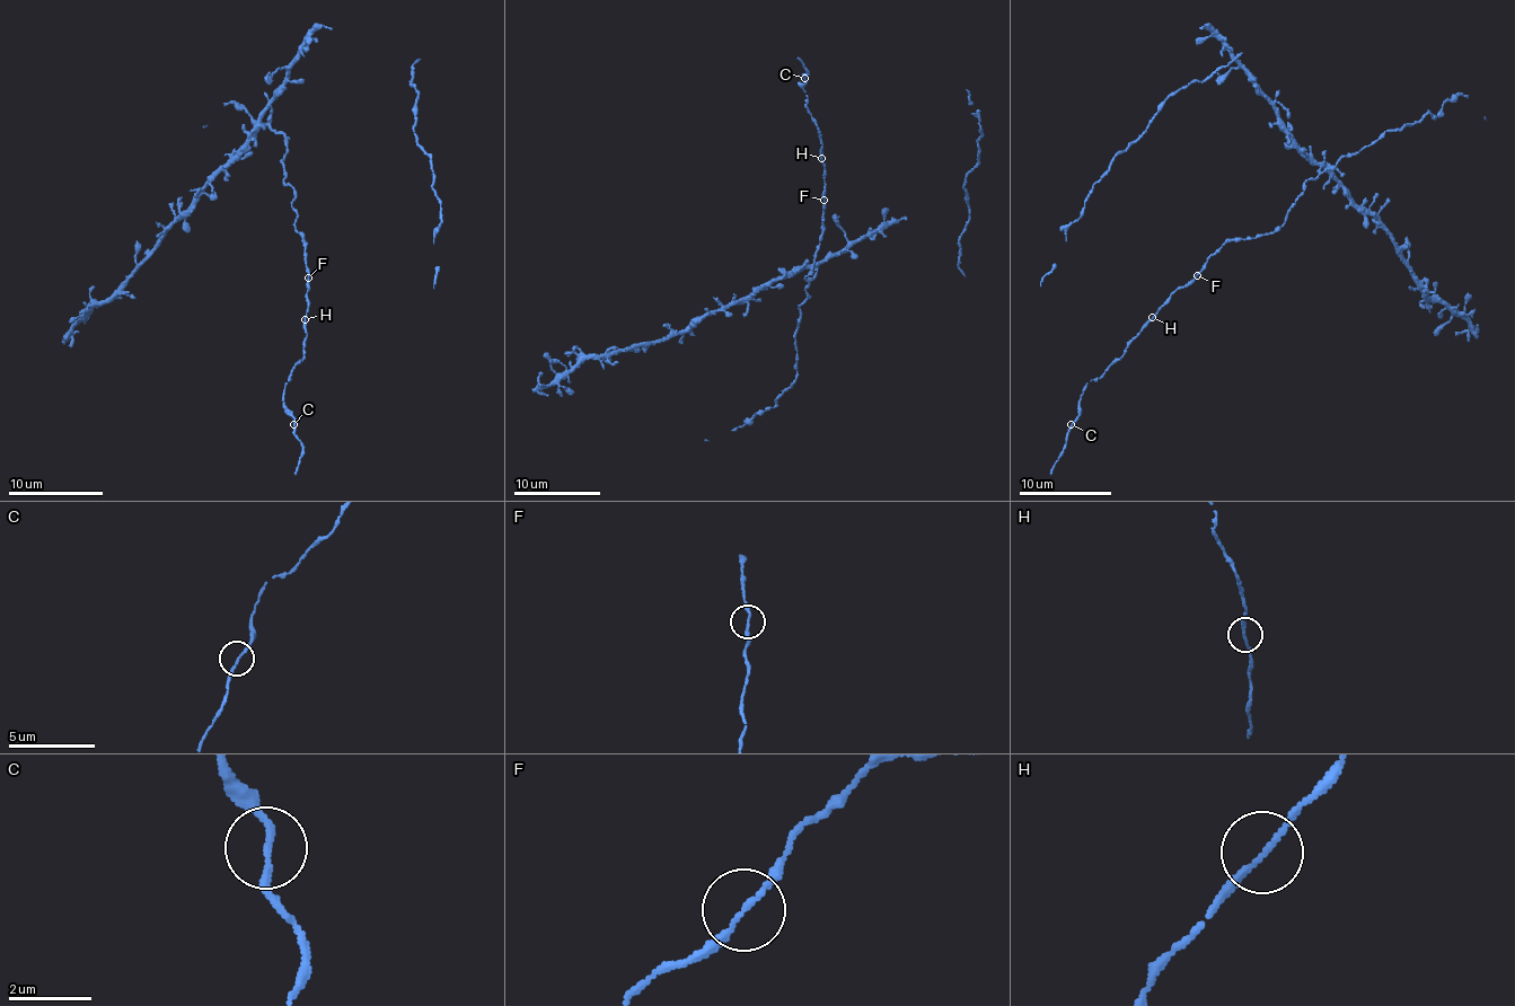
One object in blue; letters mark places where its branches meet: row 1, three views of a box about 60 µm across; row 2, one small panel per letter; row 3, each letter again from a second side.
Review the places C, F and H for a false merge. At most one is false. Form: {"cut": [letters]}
{"cut": []}

